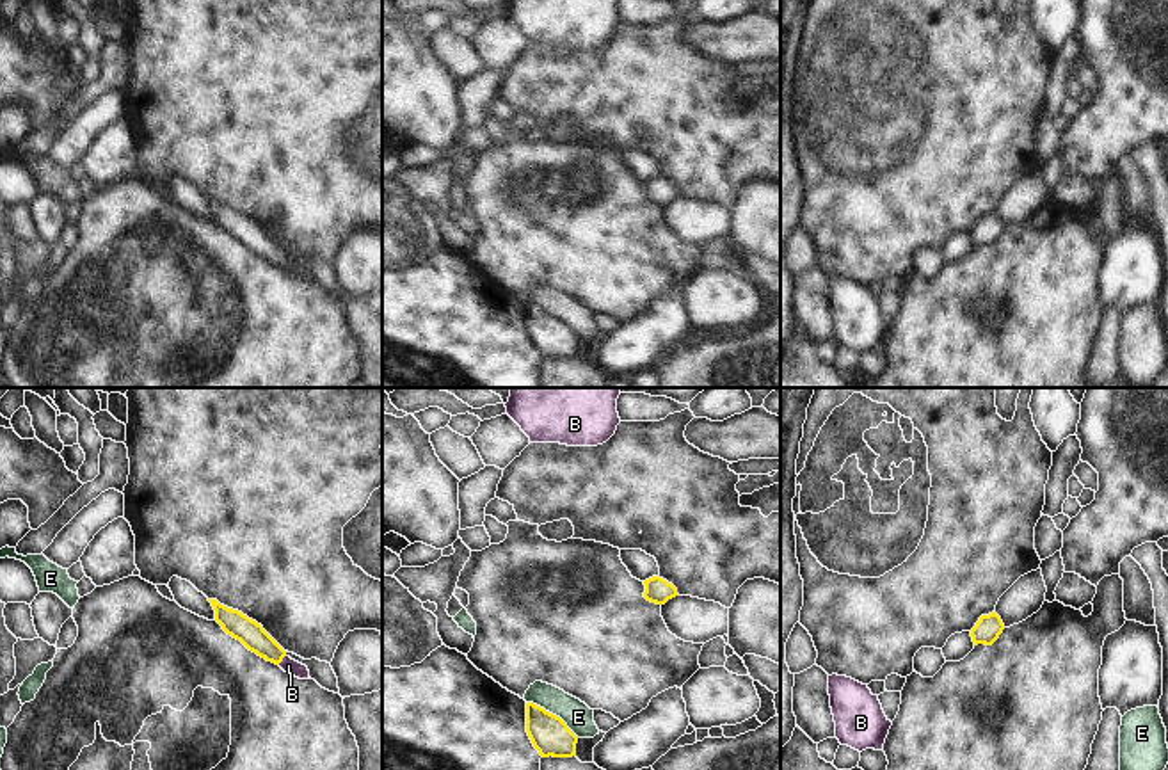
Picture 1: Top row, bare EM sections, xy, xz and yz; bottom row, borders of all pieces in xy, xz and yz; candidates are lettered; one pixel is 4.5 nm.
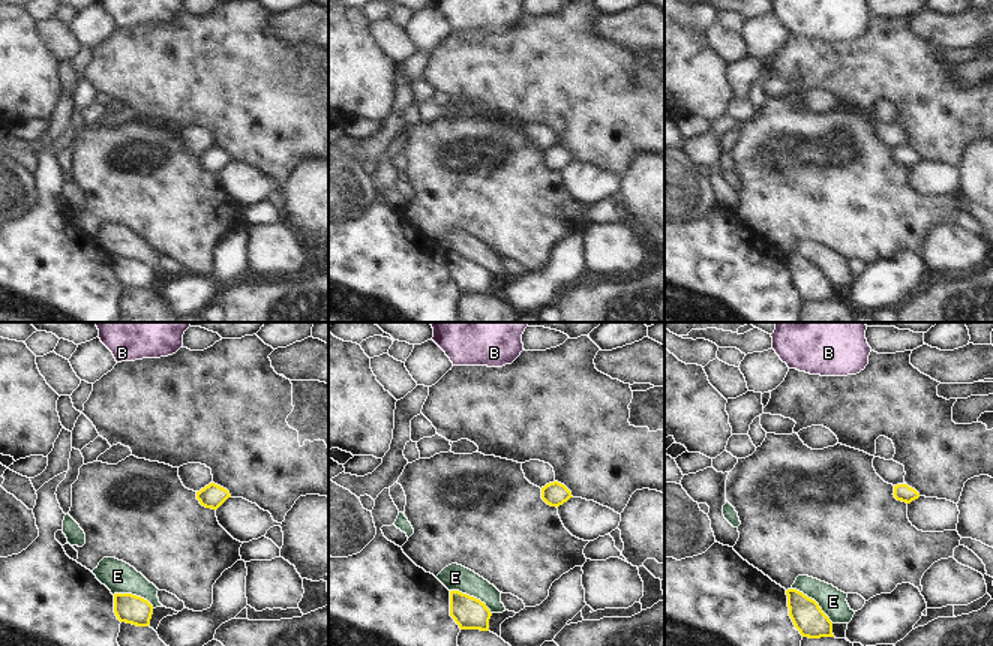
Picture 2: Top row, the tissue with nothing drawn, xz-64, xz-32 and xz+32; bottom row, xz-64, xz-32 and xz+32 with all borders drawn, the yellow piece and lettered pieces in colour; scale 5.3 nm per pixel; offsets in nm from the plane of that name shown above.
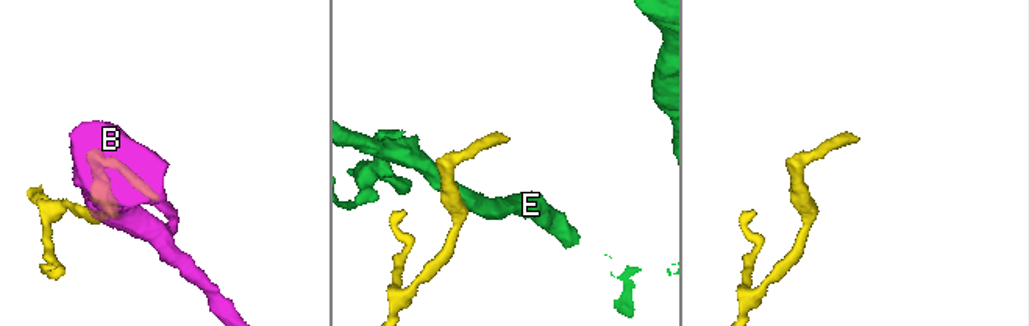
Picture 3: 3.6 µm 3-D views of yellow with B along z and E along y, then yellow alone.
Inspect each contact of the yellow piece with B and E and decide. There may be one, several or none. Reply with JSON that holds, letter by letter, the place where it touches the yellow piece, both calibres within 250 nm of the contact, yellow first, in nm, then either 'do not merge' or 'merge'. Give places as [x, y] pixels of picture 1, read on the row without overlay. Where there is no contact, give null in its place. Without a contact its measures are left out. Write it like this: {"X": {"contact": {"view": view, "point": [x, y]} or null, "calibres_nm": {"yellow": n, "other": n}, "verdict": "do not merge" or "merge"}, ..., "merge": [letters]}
{"B": {"contact": {"view": "xy", "point": [281, 262]}, "calibres_nm": {"yellow": 120, "other": 70}, "verdict": "merge"}, "E": {"contact": {"view": "xz", "point": [552, 315]}, "calibres_nm": {"yellow": 180, "other": 130}, "verdict": "do not merge"}, "merge": ["B"]}

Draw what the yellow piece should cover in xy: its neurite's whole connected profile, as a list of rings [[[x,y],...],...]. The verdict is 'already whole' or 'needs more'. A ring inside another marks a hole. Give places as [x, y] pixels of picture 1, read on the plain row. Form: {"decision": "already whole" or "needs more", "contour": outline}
{"decision": "needs more", "contour": [[[217,201],[208,203],[215,212],[215,222],[228,237],[240,242],[249,253],[256,254],[267,263],[279,267],[284,274],[299,281],[309,281],[308,269],[292,261],[286,253],[263,231],[261,226],[238,212],[220,206]]]}

